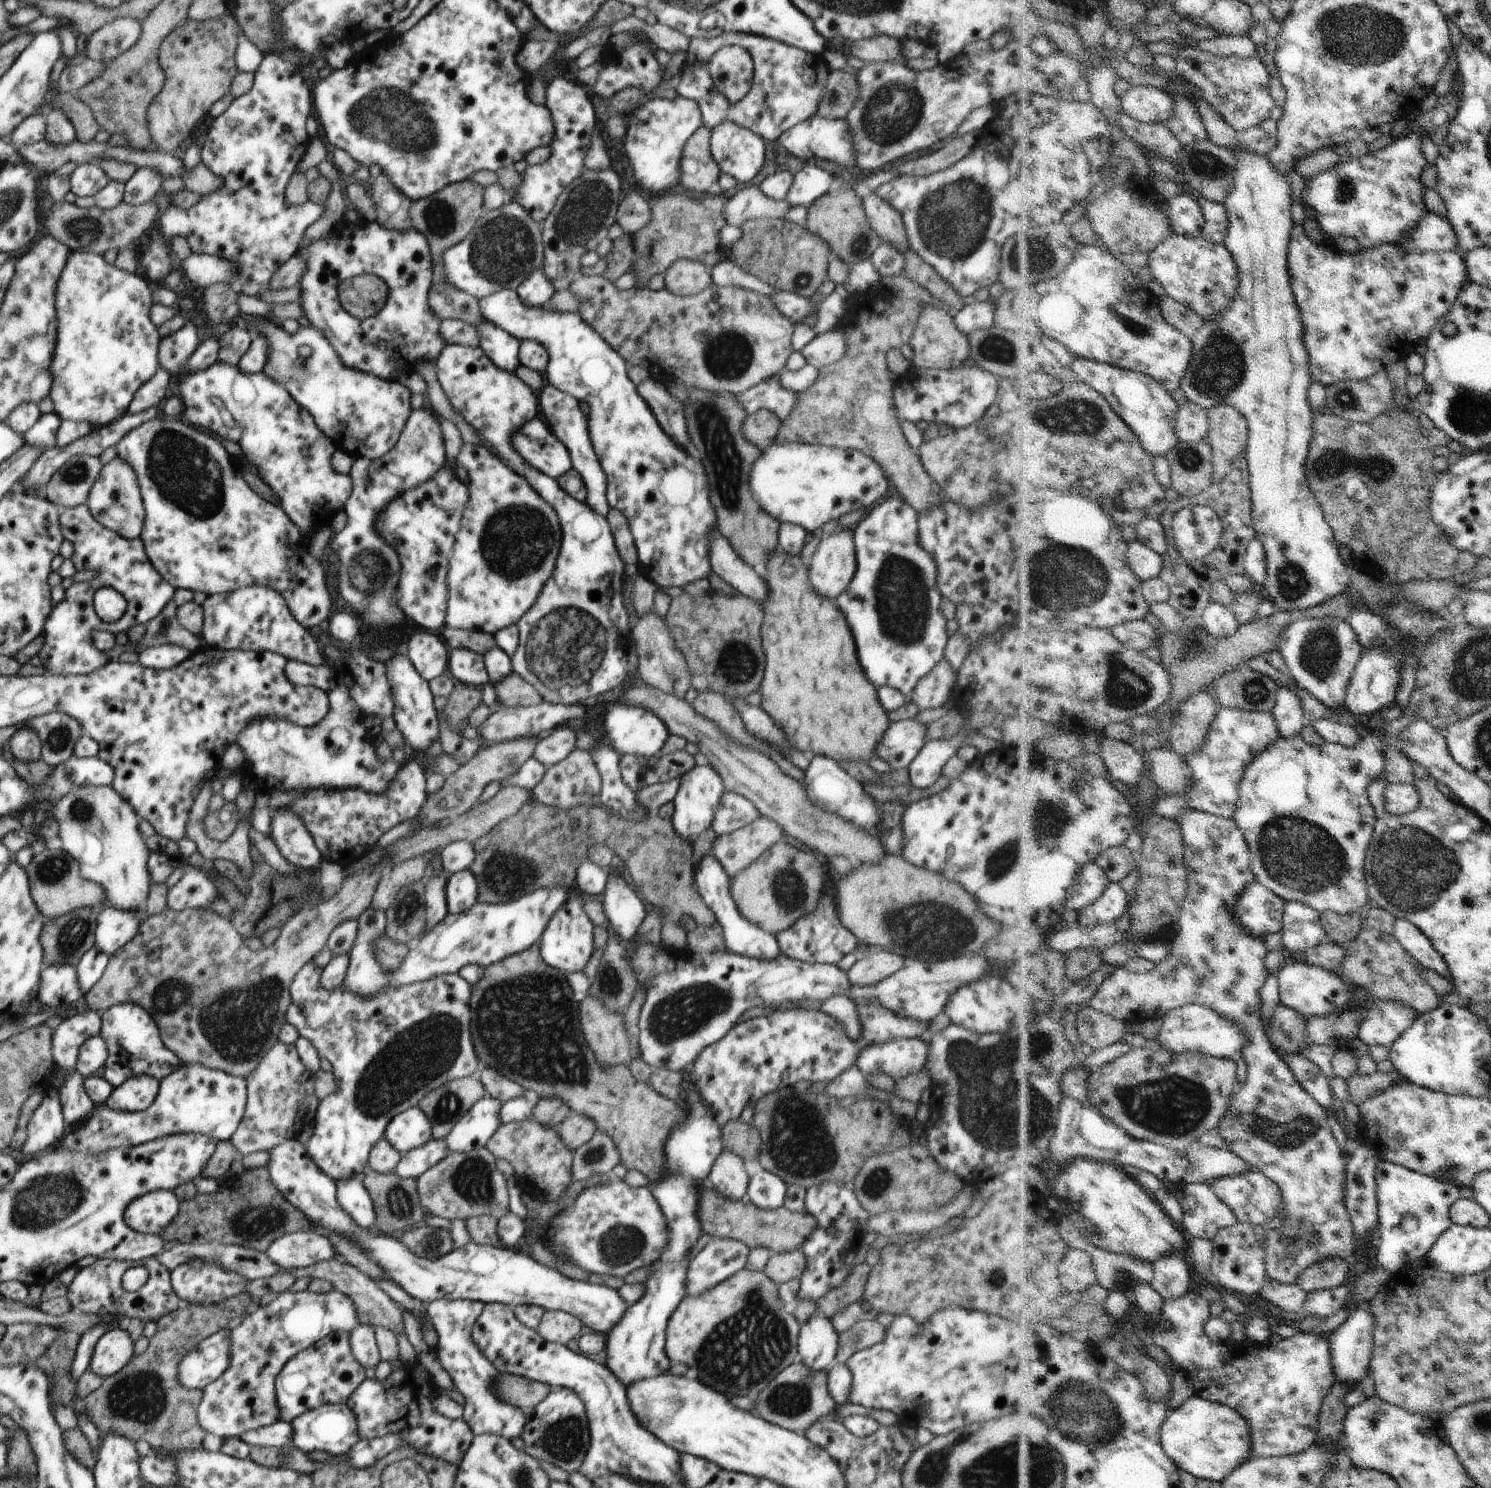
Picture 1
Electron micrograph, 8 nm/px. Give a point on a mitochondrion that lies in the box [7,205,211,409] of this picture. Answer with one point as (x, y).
(87, 230)

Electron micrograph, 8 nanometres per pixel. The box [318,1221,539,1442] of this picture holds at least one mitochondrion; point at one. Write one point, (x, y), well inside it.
(432, 1238)

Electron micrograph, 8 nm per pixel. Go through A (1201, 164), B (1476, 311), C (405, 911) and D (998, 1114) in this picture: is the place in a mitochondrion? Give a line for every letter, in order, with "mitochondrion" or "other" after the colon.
A: mitochondrion
B: other
C: mitochondrion
D: mitochondrion

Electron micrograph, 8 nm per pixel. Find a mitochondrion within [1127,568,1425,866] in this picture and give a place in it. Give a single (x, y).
(1319, 654)

